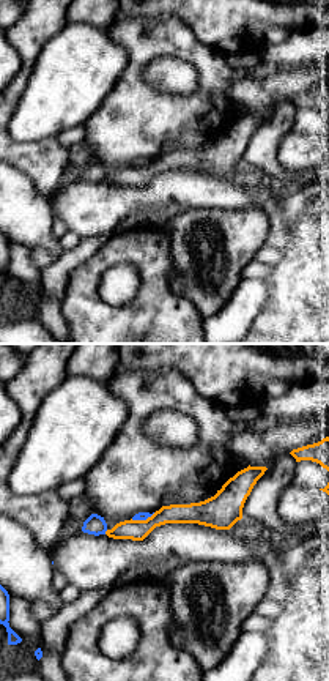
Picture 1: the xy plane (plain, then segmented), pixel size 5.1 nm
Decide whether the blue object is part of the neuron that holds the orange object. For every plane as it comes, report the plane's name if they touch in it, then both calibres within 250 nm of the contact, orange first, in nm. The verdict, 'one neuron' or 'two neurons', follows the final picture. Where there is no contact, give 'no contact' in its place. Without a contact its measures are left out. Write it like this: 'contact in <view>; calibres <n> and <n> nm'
contact in xy; calibres 110 and 50 nm

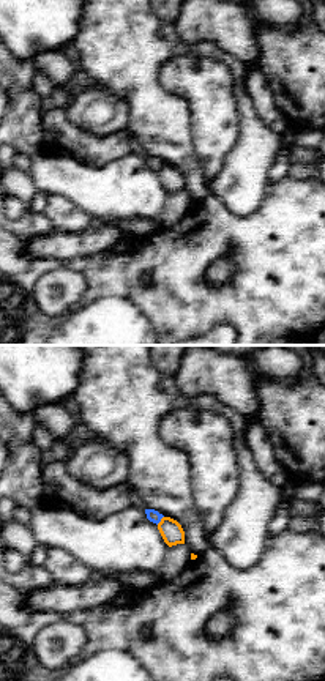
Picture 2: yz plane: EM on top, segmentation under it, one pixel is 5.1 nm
contact in yz; calibres 120 and 70 nm

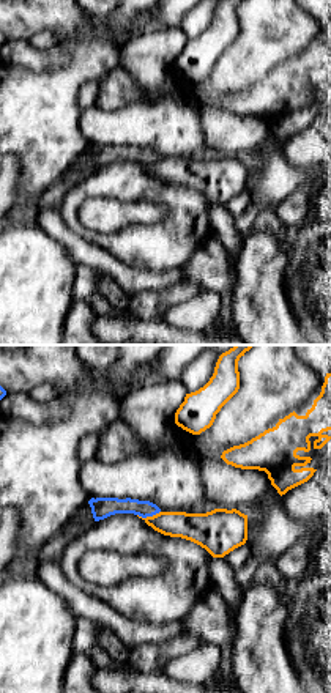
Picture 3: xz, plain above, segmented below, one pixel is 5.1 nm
contact in xz; calibres 140 and 110 nm

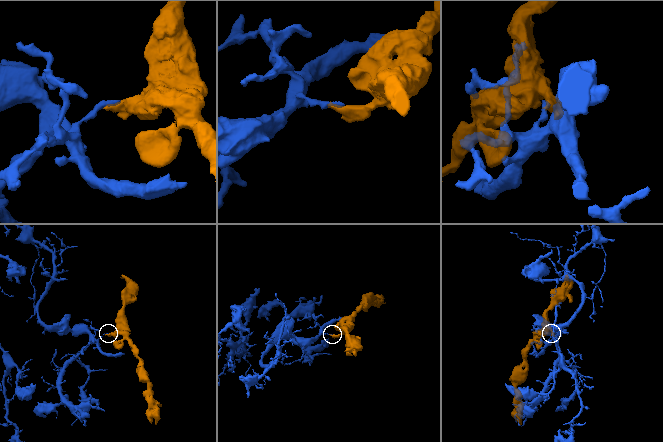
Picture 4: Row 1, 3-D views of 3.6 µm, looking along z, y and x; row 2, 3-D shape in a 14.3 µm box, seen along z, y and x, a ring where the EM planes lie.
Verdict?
two neurons

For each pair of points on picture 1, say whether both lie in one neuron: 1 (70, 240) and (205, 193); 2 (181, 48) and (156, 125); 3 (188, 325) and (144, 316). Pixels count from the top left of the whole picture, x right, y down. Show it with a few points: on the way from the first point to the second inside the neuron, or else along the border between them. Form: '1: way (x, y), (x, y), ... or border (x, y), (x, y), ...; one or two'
1: border (70, 230), (81, 238); two
2: way (203, 68), (203, 90), (180, 114); one
3: way (177, 325), (155, 325); one

